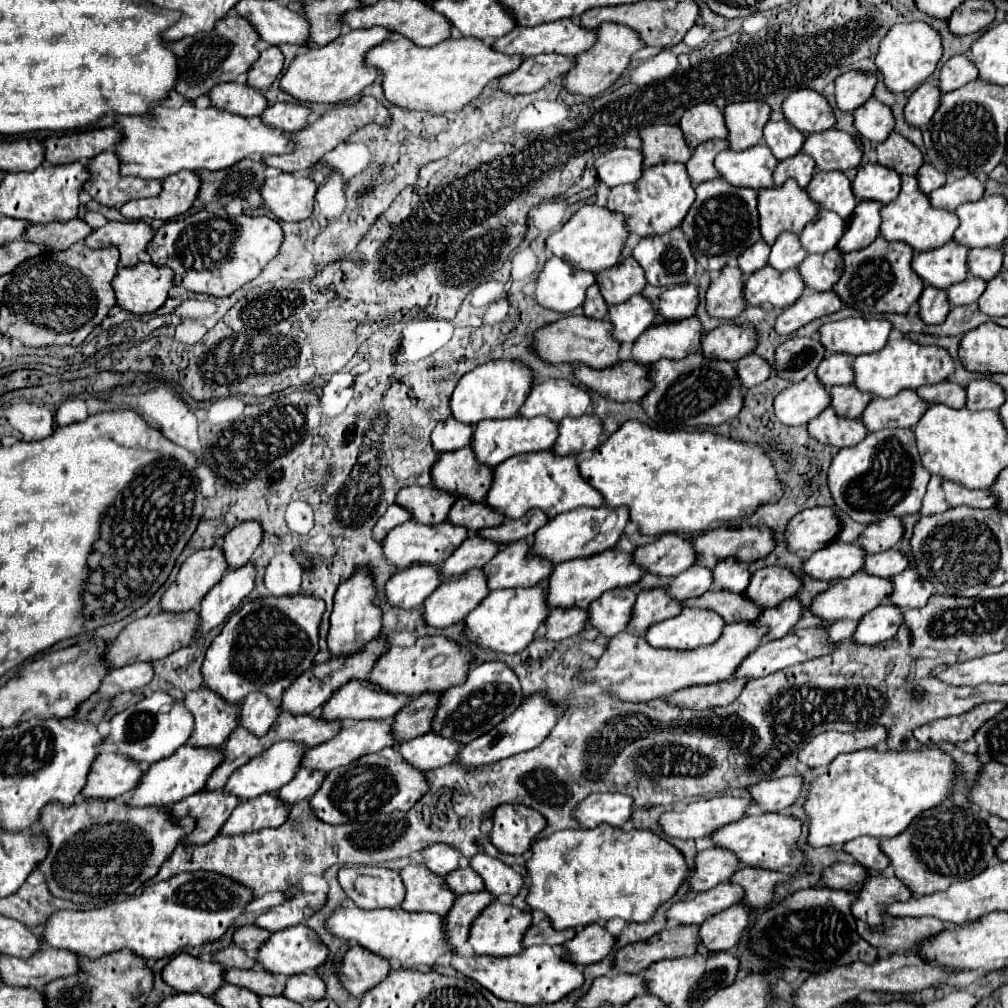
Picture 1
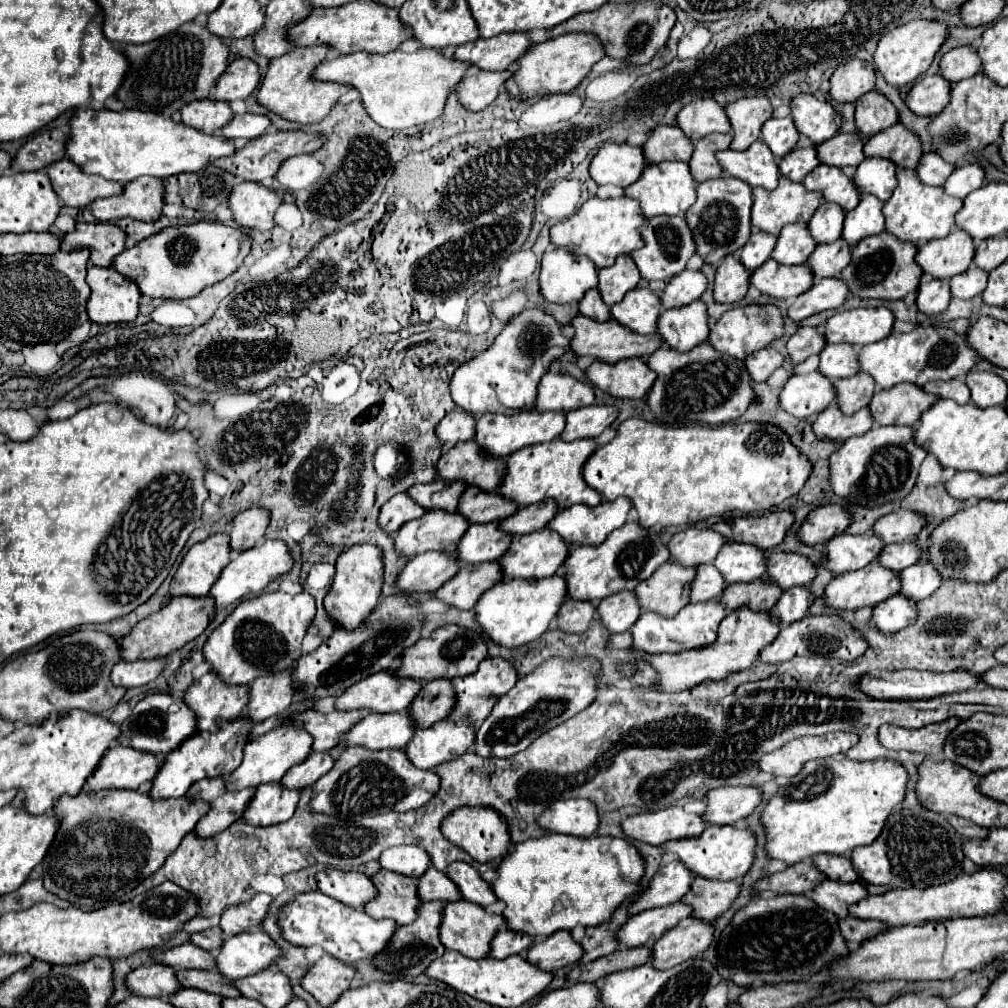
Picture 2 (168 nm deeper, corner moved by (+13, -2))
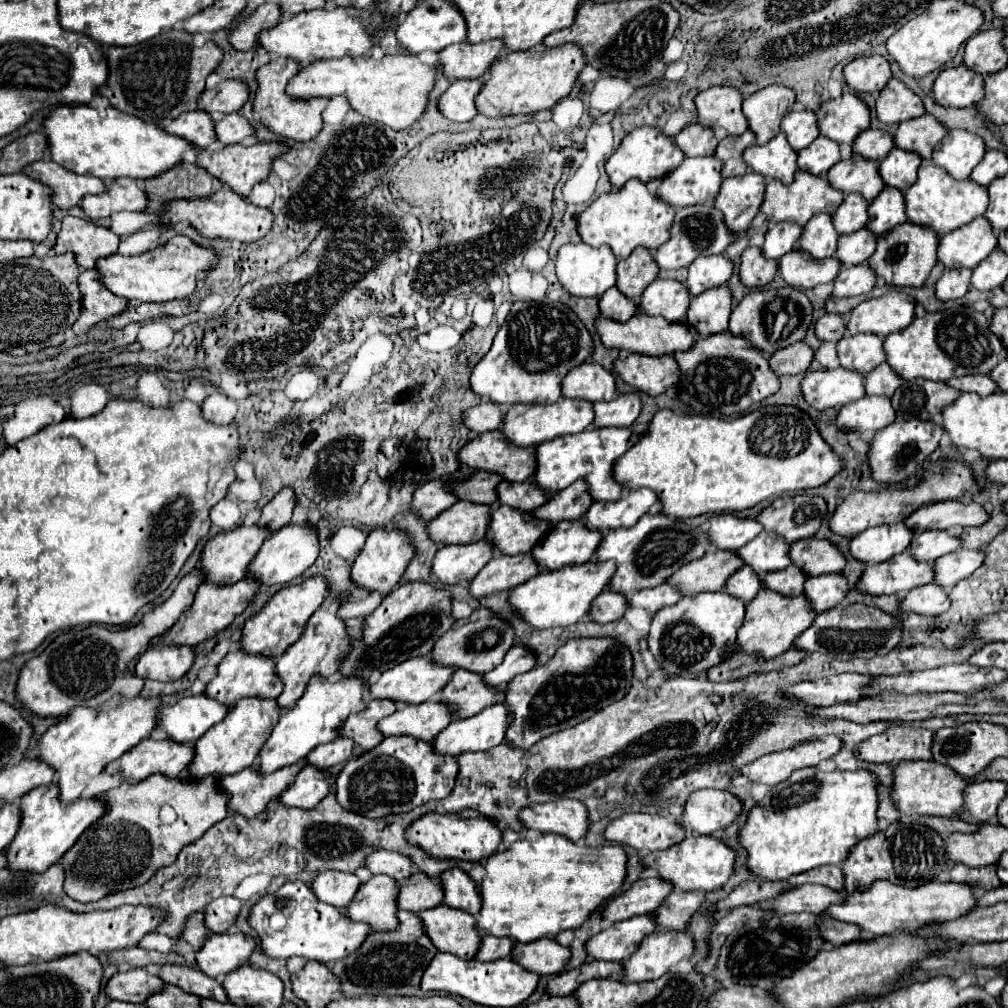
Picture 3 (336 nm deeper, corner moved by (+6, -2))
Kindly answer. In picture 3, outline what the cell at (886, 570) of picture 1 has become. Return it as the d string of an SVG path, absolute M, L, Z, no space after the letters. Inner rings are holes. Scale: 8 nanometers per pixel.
M924 531L916 535L908 547L908 553L922 563L932 563L938 557L952 553L960 547L960 541L948 531Z

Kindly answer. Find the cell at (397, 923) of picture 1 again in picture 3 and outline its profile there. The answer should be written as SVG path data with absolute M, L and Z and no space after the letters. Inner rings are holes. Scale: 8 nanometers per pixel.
M288 881L276 893L264 895L250 911L250 925L258 931L262 949L270 957L288 959L300 955L326 965L358 951L364 939L374 931L368 923L354 921L338 907L322 903L302 881Z

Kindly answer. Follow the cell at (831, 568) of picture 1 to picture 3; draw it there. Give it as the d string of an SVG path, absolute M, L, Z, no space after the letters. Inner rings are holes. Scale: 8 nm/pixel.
M878 525L858 533L850 541L850 555L864 565L888 561L892 555L902 553L912 539L912 531L898 525Z

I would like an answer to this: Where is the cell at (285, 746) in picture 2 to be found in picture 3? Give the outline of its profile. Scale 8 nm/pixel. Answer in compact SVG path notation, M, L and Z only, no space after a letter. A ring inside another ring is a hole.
M312 679L312 685L308 685L308 691L298 699L298 703L284 711L276 727L272 729L270 739L264 743L258 755L258 773L274 773L282 767L294 765L300 759L304 759L314 747L322 743L330 743L336 739L336 727L354 711L364 709L364 685L362 679Z

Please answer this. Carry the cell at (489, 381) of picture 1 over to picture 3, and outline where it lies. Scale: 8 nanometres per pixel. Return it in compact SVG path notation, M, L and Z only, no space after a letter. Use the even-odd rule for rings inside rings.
M548 297L542 301L516 301L500 325L490 351L472 369L470 385L482 401L498 405L556 403L562 397L560 379L572 367L584 363L590 353L592 337L570 307Z

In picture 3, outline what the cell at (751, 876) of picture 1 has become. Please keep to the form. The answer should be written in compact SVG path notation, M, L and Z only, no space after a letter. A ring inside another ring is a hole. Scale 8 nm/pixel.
M672 891L672 895L668 895L666 903L660 905L654 915L658 917L660 927L686 931L692 915L704 905L704 901L704 891Z

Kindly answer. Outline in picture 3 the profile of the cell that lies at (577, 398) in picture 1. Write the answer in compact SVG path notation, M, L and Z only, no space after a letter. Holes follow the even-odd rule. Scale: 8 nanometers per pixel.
M584 361L582 365L568 371L562 379L562 395L568 399L584 399L590 403L612 401L616 397L614 375L604 371L596 363Z

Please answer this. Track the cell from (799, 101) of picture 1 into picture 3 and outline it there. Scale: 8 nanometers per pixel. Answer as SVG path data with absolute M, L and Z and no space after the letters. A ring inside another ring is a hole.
M842 93L838 99L824 101L816 115L820 135L848 145L860 131L868 129L870 123L870 111L866 103L854 93Z

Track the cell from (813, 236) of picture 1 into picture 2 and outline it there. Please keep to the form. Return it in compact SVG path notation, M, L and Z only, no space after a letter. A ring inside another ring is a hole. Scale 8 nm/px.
M825 201L809 221L809 231L817 243L831 243L841 237L845 211L837 203Z

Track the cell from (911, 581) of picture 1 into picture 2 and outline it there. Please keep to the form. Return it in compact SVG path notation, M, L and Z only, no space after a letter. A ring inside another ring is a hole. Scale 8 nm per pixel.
M921 561L917 565L903 569L899 573L899 579L901 579L901 593L915 599L915 601L929 597L943 583L941 575L937 573L933 563L929 563L929 561Z

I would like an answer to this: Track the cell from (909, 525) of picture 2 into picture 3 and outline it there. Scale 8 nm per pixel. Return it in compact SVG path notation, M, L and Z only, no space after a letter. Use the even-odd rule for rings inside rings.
M940 501L928 503L908 515L904 525L914 533L920 531L946 531L956 525L982 525L988 519L988 513L978 503L962 503L962 501Z

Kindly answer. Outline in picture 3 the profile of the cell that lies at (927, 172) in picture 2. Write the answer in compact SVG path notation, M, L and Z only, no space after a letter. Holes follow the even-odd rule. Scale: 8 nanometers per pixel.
M954 129L934 147L932 163L942 167L954 179L968 179L972 169L982 161L984 153L986 149L978 135Z

